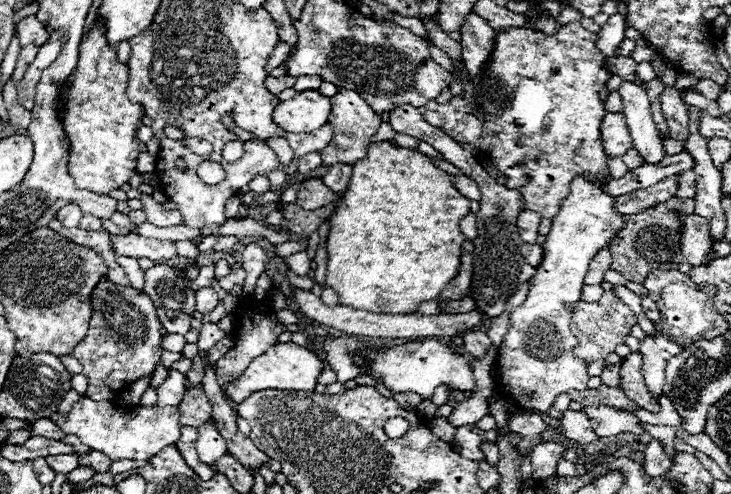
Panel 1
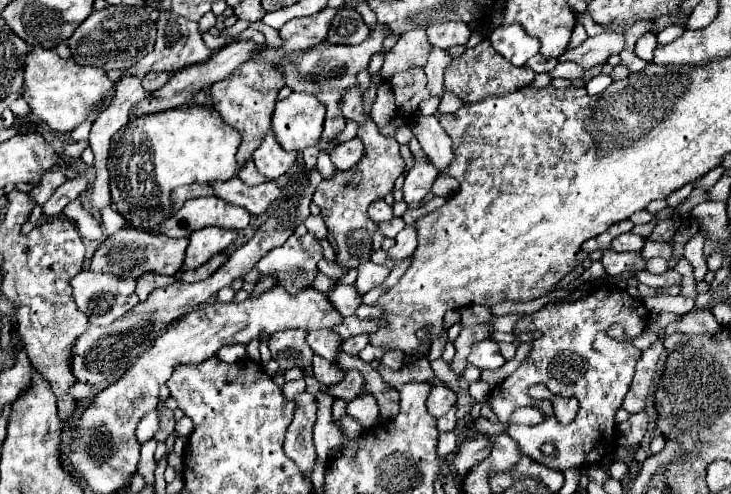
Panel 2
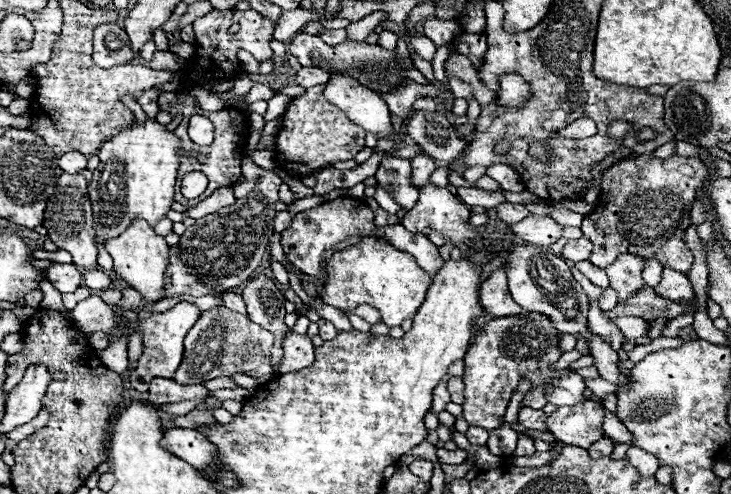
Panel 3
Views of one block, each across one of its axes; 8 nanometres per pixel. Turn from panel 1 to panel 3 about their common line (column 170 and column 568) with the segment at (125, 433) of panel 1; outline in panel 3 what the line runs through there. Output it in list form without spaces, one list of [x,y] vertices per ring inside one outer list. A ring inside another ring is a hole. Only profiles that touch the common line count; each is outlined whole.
[[[596,402],[558,408],[548,416],[546,424],[556,440],[570,446],[590,448],[592,442],[602,438],[602,408]]]

